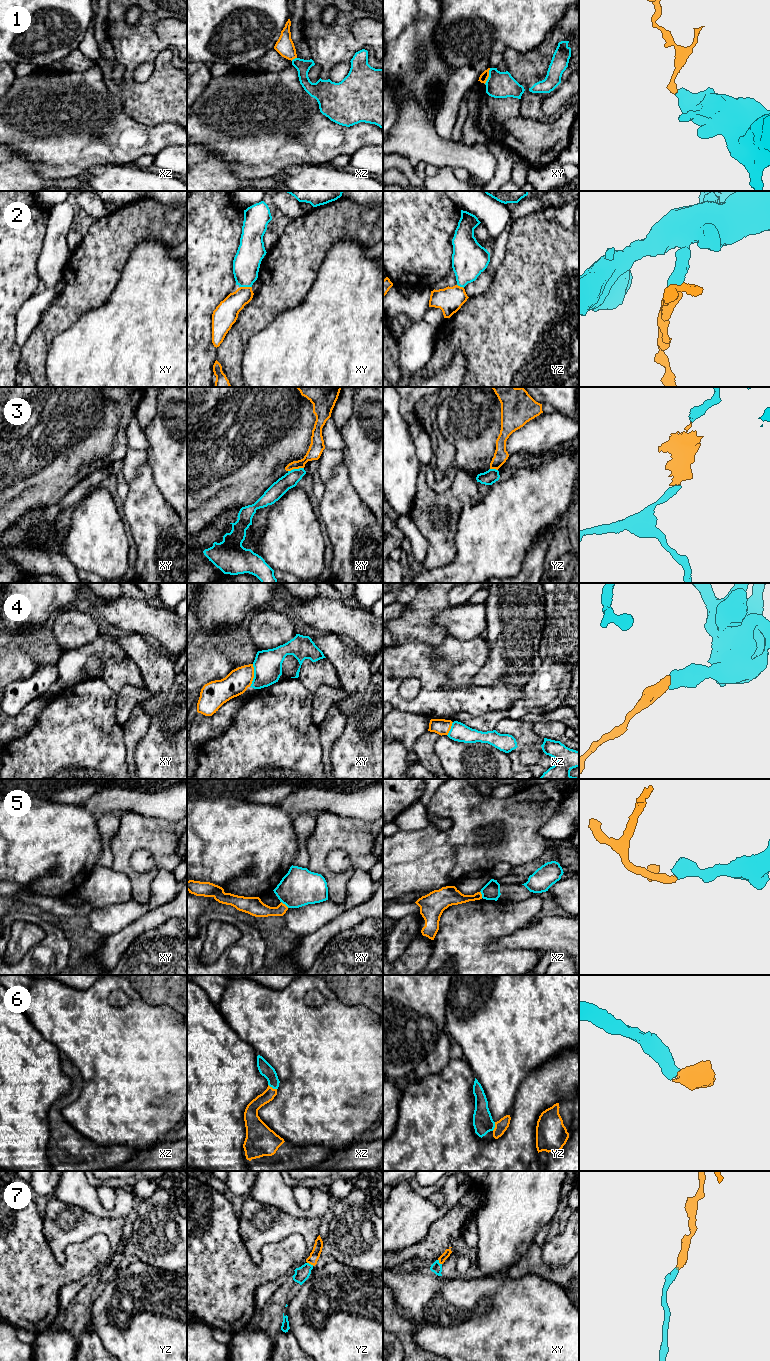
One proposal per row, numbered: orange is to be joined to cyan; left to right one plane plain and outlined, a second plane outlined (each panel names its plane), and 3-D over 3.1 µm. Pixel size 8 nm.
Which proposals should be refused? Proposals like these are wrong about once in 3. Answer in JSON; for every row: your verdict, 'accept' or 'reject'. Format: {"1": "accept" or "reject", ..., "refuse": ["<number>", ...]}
{"1": "reject", "2": "accept", "3": "reject", "4": "reject", "5": "reject", "6": "accept", "7": "accept", "refuse": ["1", "3", "4", "5"]}

